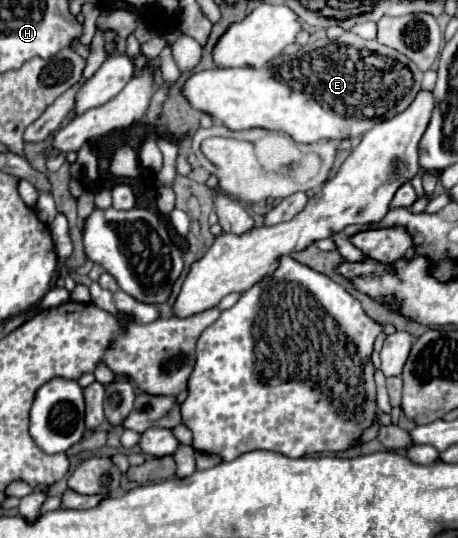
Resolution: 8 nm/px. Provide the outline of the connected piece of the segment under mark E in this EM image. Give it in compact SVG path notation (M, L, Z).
M322 38L322 40L316 40L316 42L310 42L308 46L304 46L298 54L294 56L278 56L276 60L270 60L264 68L218 68L218 70L204 70L204 72L198 72L198 74L192 74L184 86L184 96L186 100L196 108L196 110L202 110L202 112L208 112L210 116L214 116L216 120L220 120L224 126L228 126L230 130L248 130L248 128L268 128L268 130L276 130L276 132L286 132L290 134L296 142L300 144L312 144L312 142L320 142L320 140L344 140L344 138L356 138L364 132L368 132L376 122L384 122L384 120L390 120L394 118L396 114L404 112L412 100L416 98L416 94L420 92L420 82L422 82L422 72L416 68L416 64L412 60L408 60L406 56L402 56L400 52L392 50L392 48L386 48L386 46L380 46L376 40L352 40L350 44L340 44L336 40L328 40L328 38Z

